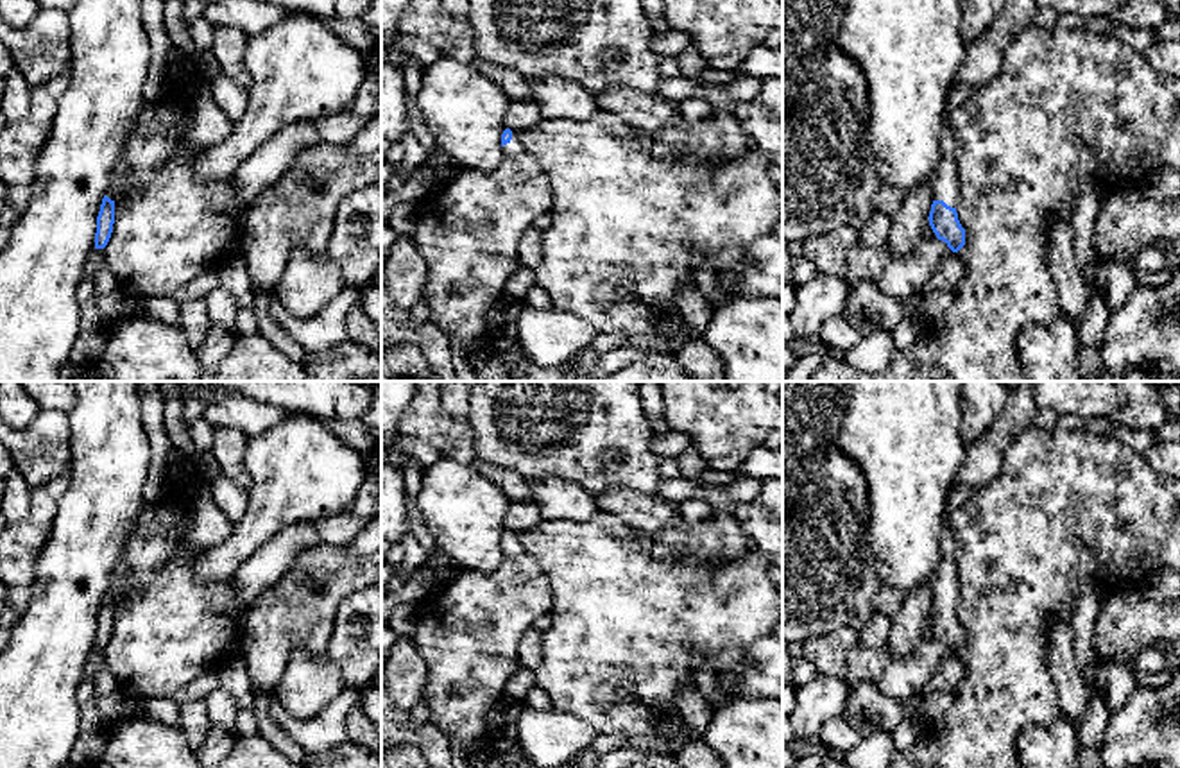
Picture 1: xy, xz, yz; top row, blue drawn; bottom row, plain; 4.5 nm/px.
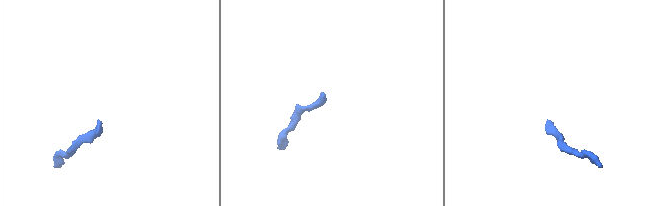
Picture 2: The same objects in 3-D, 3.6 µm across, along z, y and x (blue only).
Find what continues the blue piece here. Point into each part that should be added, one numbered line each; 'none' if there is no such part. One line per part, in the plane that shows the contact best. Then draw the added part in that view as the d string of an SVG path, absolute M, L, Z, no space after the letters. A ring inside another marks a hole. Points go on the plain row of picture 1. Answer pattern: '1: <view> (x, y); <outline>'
1: yz (946, 588); M947 508L942 521L940 562L935 571L931 589L933 602L944 602L947 607L956 609L960 593L956 571L956 537Z

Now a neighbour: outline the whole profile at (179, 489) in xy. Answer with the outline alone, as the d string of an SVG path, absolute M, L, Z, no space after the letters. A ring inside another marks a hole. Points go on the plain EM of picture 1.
M188 457L190 471L183 474L168 474L167 491L161 501L175 501L181 505L193 503L193 478L201 476L204 482L209 482L201 465Z

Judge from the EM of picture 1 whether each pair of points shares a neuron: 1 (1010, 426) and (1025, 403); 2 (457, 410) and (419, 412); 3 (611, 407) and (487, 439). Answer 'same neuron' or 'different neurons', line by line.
1: same neuron
2: different neurons
3: same neuron

